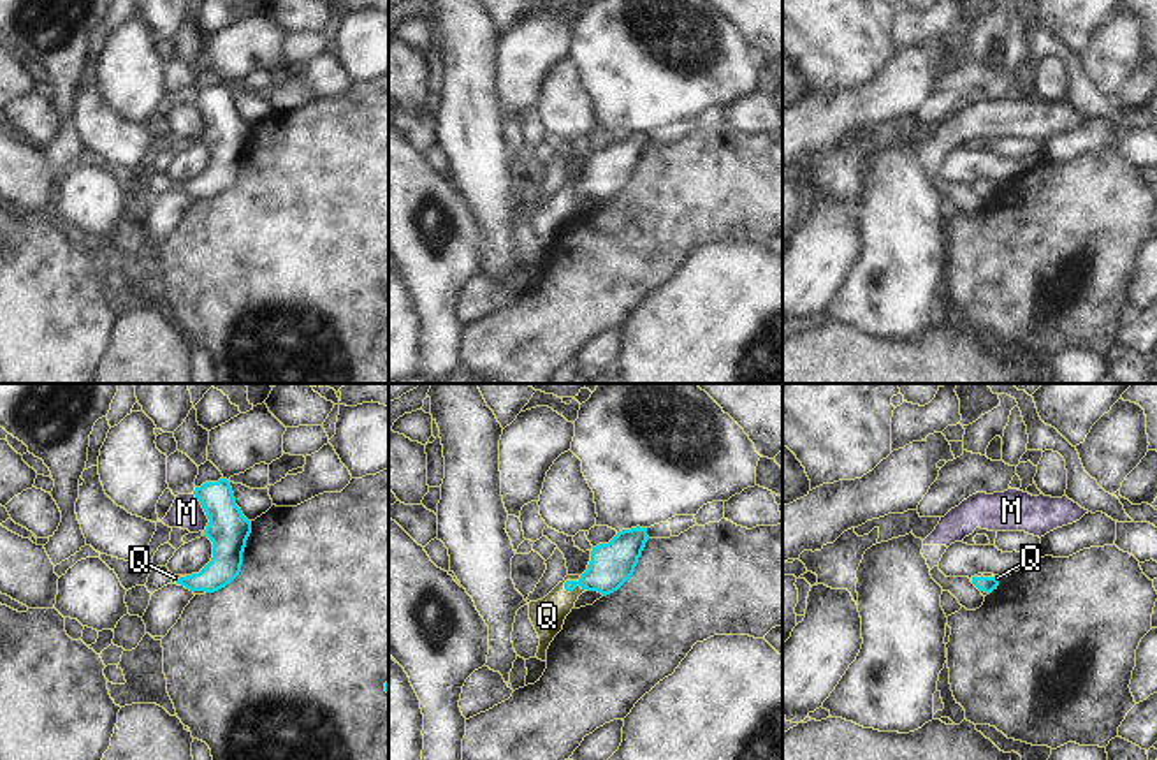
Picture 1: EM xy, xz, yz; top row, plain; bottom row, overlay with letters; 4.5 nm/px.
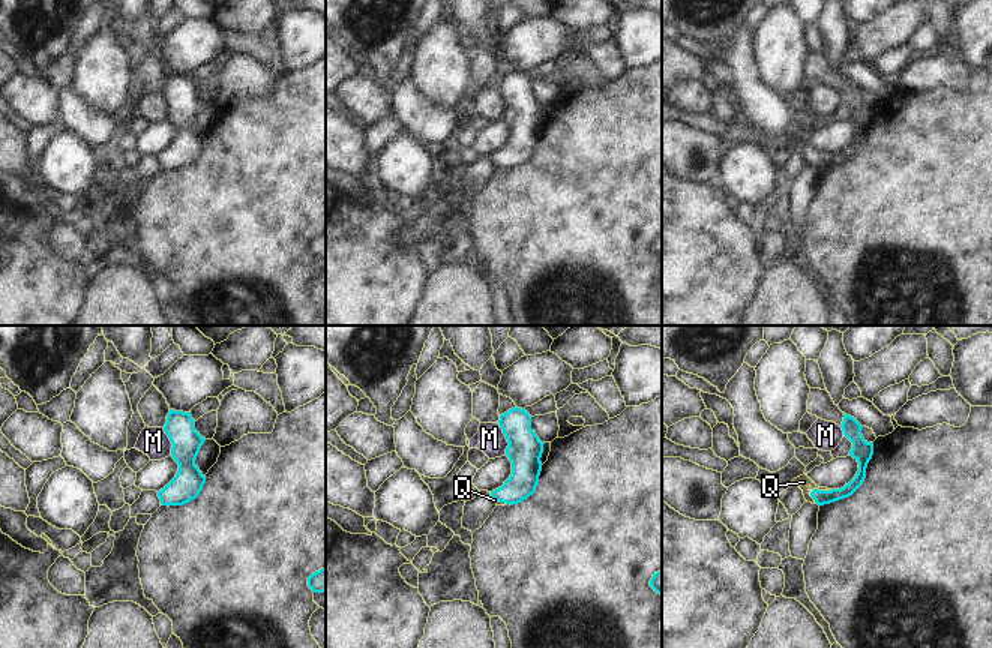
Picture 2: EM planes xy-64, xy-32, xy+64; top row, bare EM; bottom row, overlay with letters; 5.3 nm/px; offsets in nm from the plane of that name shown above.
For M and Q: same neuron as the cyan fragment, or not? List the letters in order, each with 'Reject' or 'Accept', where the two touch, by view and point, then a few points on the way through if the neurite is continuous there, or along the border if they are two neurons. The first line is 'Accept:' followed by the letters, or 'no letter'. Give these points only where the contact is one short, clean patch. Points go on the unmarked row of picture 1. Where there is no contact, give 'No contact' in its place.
Accept: Q
M: Reject. Touches cyan at xy (204, 116). Boundary: xy (194, 99), (208, 125), (204, 136)
Q: Accept. Touches cyan at xz (575, 187). Path across: xz (612, 169), (598, 183), (575, 187), (547, 222).

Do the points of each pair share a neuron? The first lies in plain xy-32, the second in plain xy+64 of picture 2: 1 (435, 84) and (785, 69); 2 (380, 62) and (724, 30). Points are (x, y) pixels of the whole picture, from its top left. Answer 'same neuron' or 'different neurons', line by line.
1: same neuron
2: same neuron

